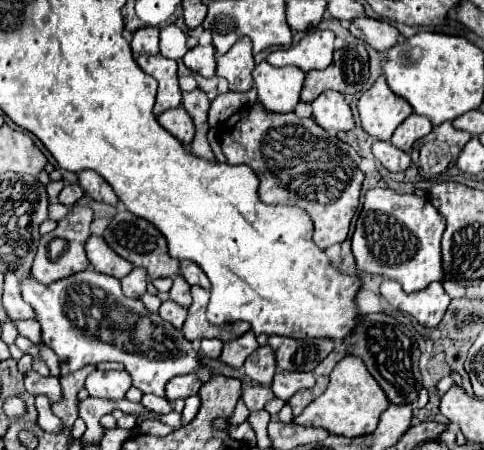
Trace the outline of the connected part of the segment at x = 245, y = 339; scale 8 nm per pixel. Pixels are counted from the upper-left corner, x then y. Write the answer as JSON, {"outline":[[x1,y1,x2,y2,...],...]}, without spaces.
{"outline":[[246,331,242,337,224,343,224,349,222,349,220,359,222,359,226,365,230,365,230,367,240,369,240,367,244,365,246,357,248,357,250,353,254,353,256,349,258,349,258,343,256,343,254,331]]}

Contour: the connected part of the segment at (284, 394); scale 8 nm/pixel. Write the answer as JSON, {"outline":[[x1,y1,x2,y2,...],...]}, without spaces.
{"outline":[[276,371,272,381,272,391,278,399,288,401,296,391,308,389,314,385,314,373,300,371]]}

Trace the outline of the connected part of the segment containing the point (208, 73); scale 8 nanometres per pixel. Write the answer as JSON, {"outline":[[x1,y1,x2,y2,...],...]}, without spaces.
{"outline":[[196,45,194,49,190,49,184,59,188,69,192,69,194,73,200,73,202,77,214,77,216,75,216,49,214,45]]}

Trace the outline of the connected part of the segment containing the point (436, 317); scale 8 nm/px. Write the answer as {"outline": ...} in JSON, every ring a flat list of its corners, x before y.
{"outline":[[384,279,380,285,380,295,396,309,406,311,424,327,436,327,450,303,448,293,442,289,442,283,434,281,426,289,416,293,404,293,398,281]]}

